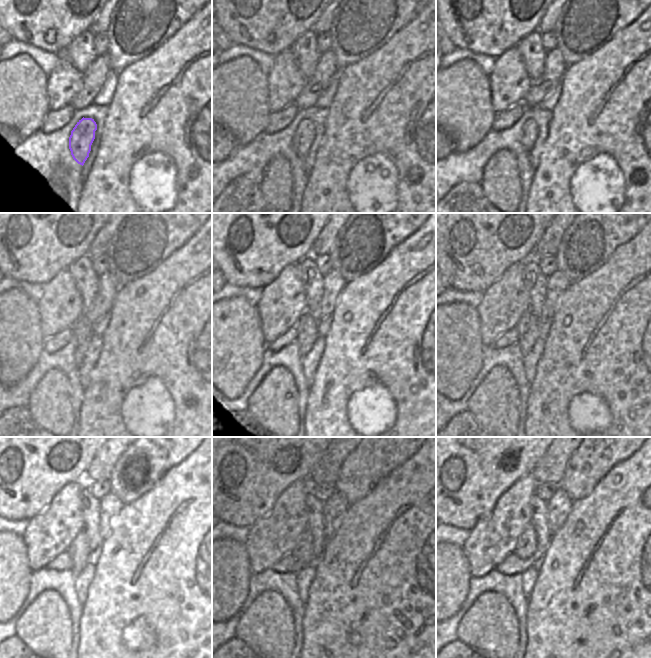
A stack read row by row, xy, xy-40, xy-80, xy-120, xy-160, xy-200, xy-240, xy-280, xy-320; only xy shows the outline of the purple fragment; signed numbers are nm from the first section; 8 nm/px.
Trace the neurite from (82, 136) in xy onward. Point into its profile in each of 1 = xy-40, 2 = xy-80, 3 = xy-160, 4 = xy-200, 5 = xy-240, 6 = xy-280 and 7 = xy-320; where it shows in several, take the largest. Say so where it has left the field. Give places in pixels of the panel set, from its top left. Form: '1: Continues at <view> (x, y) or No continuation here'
1: Continues at xy-40 (305, 134)
2: Continues at xy-80 (529, 132)
3: Continues at xy-160 (306, 327)
4: Continues at xy-200 (528, 328)
5: Continues at xy-240 (79, 551)
6: Continues at xy-280 (303, 551)
7: Continues at xy-320 (527, 543).

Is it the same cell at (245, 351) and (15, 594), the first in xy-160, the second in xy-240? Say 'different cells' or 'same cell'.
same cell

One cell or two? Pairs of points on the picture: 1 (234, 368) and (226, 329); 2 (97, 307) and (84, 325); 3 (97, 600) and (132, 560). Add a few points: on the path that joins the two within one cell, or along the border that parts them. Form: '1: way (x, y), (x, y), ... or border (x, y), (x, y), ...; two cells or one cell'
1: way (227, 358), (226, 339); one cell
2: border (83, 315), (92, 324); two cells
3: way (107, 590), (127, 570); one cell

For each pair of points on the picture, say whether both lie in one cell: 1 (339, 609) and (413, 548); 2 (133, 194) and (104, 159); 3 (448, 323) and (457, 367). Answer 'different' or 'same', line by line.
1: same
2: same
3: same

